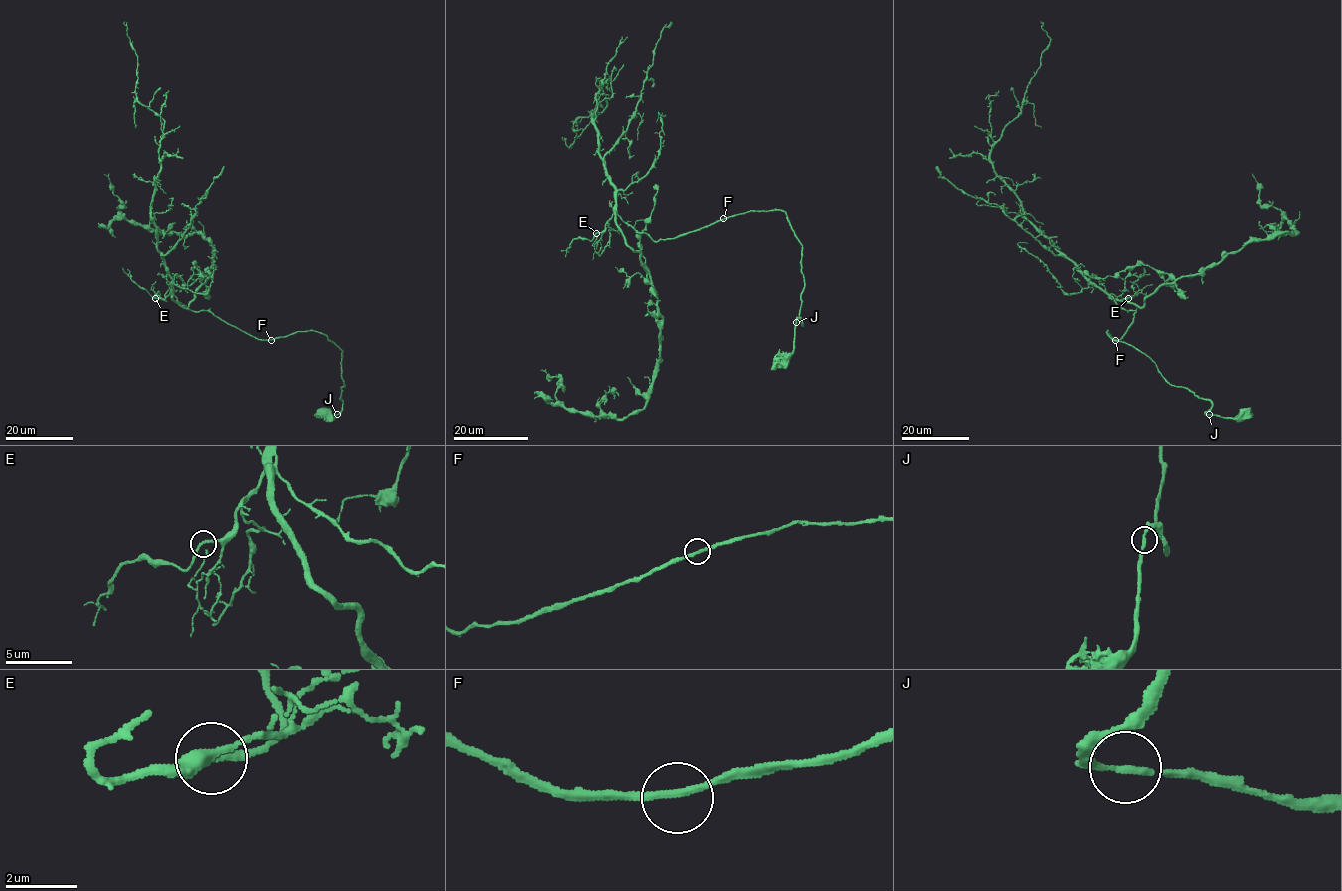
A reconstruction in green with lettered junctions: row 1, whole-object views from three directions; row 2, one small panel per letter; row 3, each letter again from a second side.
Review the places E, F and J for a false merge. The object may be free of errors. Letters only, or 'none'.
none

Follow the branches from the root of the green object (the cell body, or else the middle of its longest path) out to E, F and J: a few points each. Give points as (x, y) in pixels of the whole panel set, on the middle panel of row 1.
E: (781, 361), (803, 325), (804, 286), (783, 211), (657, 241), (614, 214), (596, 233)
F: (781, 361), (792, 352), (795, 321), (799, 318), (803, 325), (802, 245), (781, 210), (750, 210), (723, 218)
J: (781, 361), (792, 352), (796, 322)

